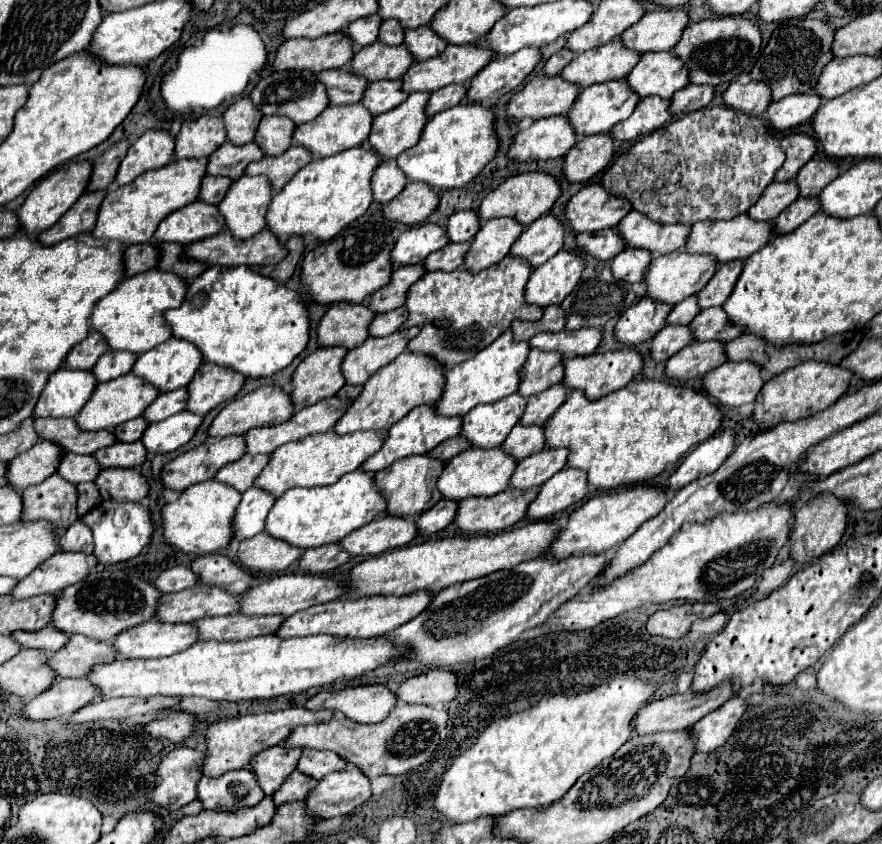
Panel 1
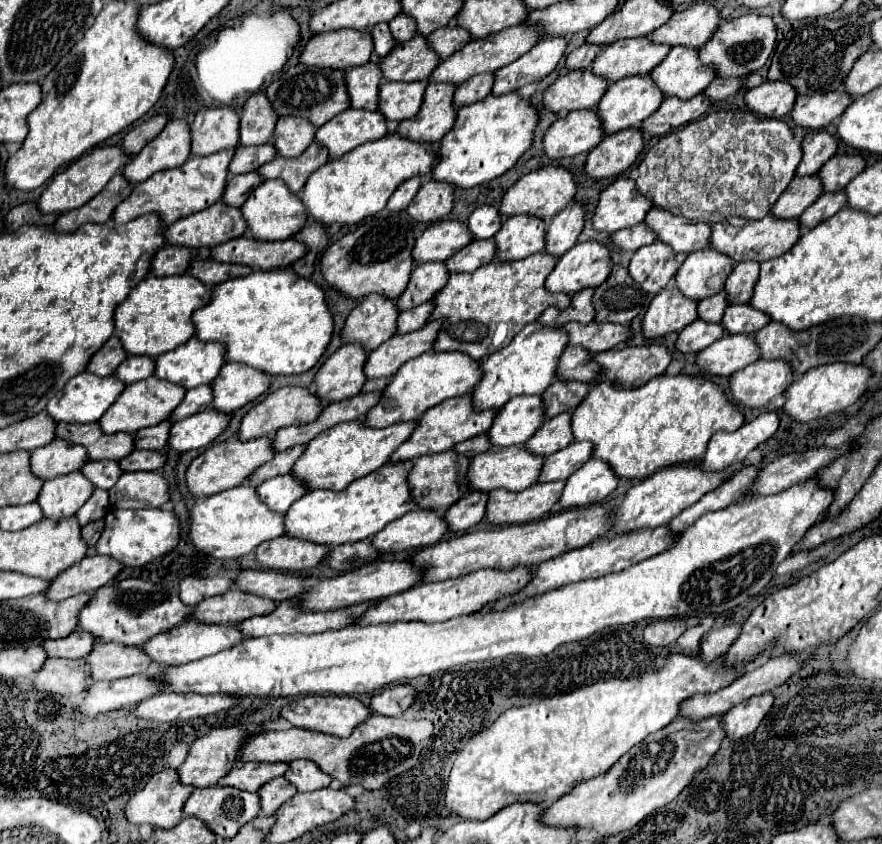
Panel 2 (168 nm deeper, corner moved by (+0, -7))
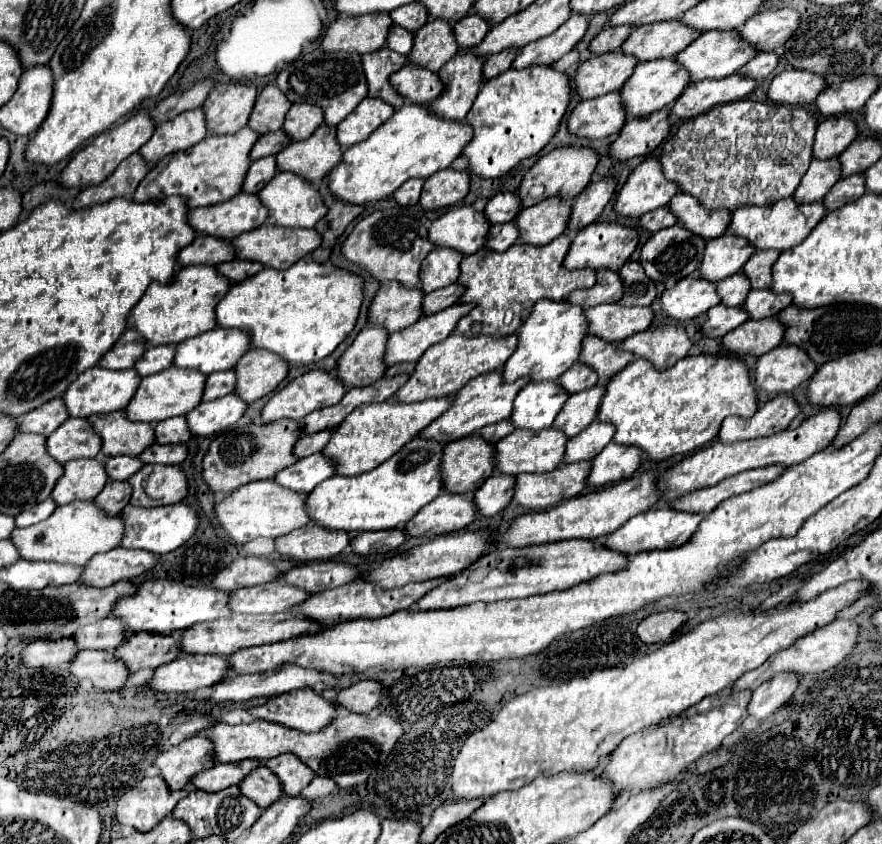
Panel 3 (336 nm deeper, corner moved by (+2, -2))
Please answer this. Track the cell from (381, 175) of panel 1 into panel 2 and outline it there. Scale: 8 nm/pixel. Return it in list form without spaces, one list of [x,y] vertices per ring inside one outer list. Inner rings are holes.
[[[410,178],[410,180],[406,180],[406,182],[392,194],[392,198],[388,200],[386,208],[388,208],[388,210],[394,210],[394,212],[406,210],[408,204],[414,200],[414,196],[416,196],[416,192],[418,192],[418,188],[420,188],[420,182],[422,182],[420,178]]]

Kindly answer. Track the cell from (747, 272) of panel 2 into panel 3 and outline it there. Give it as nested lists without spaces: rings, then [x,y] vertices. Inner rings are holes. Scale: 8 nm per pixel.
[[[754,253],[742,267],[742,275],[750,281],[750,289],[768,289],[770,287],[770,261],[776,261],[778,253]]]

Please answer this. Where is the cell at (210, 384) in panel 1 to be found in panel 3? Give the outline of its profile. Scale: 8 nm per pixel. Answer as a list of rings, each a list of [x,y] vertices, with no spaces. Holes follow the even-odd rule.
[[[250,349],[236,363],[234,371],[234,395],[246,403],[254,403],[278,387],[278,383],[288,375],[288,365],[282,365],[282,361],[278,361],[278,357],[270,357],[270,353],[262,353],[262,349]]]

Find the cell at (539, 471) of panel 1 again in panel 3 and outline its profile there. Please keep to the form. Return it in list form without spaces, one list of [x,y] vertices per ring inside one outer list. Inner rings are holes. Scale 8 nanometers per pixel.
[[[592,421],[590,427],[586,427],[576,437],[568,439],[562,463],[592,461],[612,441],[612,435],[614,425],[598,425],[598,421]]]

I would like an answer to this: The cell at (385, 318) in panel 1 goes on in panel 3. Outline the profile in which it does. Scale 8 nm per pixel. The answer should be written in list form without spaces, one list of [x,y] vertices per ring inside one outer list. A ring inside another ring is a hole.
[[[452,283],[450,287],[442,287],[432,293],[426,293],[422,299],[422,315],[432,315],[454,305],[460,295],[462,295],[462,287],[456,283]]]

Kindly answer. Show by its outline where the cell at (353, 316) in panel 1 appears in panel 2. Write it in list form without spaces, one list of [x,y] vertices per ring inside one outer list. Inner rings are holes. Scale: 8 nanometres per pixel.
[[[368,294],[360,306],[356,306],[342,330],[348,342],[360,342],[368,352],[396,334],[396,300],[382,294]]]

